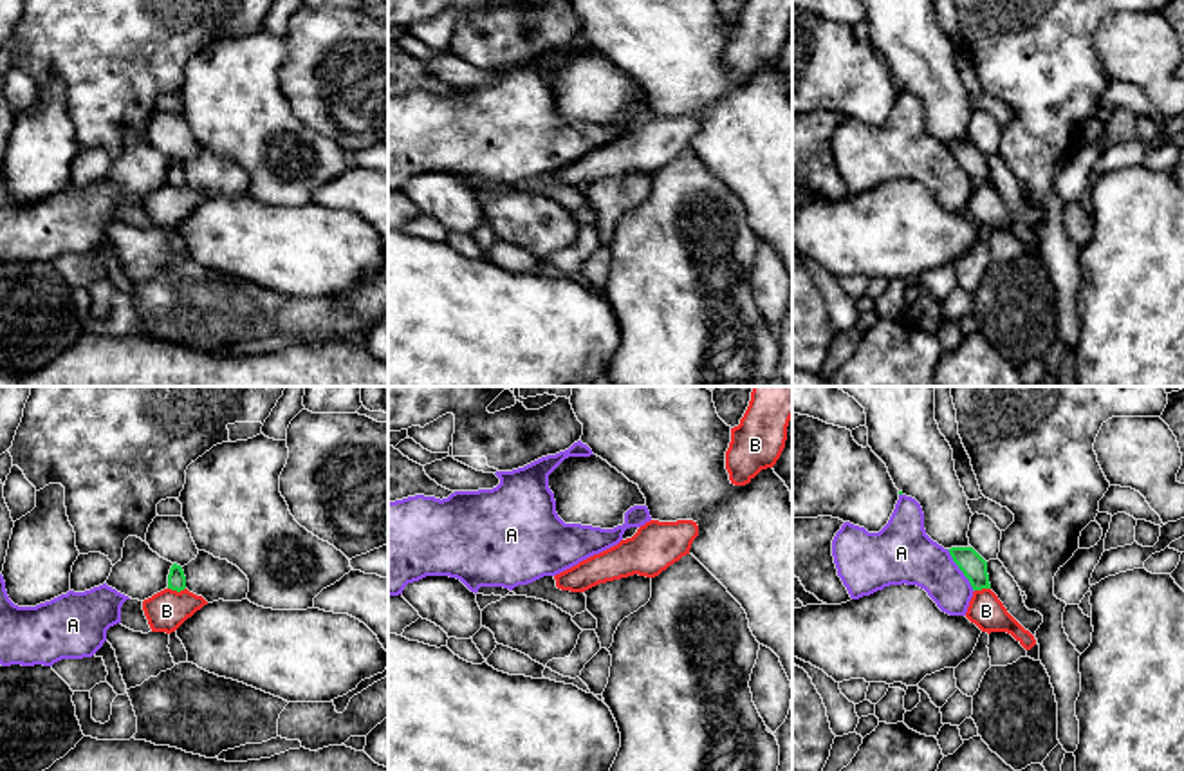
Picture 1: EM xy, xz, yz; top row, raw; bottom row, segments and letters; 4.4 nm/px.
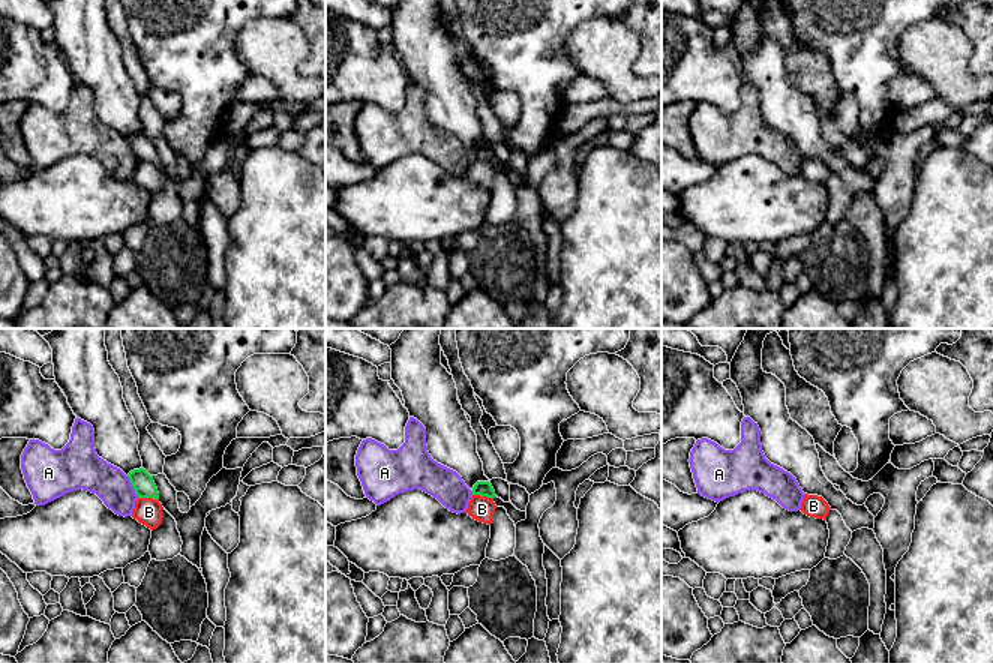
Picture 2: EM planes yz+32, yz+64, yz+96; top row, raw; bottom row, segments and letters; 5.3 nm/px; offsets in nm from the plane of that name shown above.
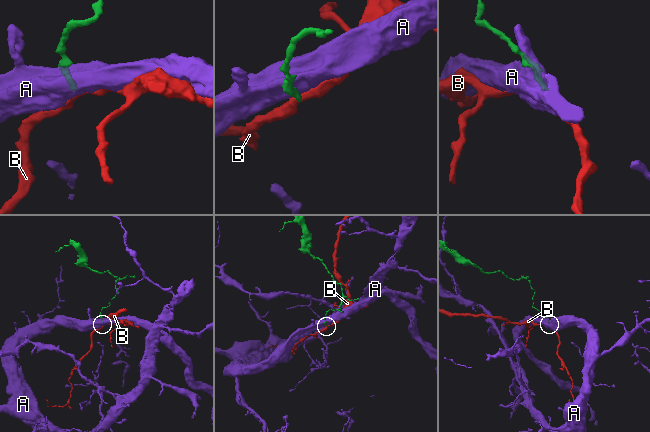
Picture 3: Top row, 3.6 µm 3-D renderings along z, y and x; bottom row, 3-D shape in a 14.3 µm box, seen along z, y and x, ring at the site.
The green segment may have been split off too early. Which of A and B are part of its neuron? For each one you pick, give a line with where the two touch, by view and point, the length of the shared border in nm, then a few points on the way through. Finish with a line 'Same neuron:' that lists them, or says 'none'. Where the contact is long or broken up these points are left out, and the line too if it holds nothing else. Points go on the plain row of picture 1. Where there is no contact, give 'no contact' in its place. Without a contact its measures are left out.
Same neuron: none

